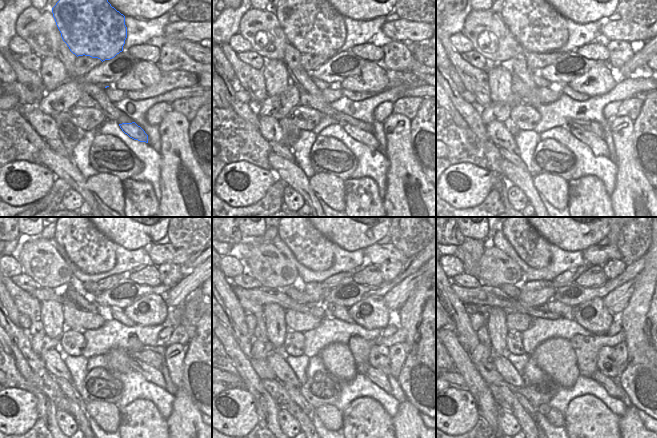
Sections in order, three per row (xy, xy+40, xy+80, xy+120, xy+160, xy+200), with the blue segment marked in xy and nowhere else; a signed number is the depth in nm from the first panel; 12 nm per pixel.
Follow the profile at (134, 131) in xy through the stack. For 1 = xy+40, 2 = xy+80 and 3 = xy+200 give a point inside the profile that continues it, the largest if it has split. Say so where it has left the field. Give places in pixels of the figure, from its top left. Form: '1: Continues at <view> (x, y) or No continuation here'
1: Continues at xy+40 (366, 138)
2: Continues at xy+80 (598, 146)
3: Continues at xy+200 (613, 389)

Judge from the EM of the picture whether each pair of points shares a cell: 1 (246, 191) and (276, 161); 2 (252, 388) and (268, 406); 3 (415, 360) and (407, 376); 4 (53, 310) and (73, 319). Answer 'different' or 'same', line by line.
1: different
2: same
3: same
4: different

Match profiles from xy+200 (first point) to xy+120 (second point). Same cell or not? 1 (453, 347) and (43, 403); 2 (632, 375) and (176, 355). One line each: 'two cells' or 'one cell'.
1: one cell
2: two cells

